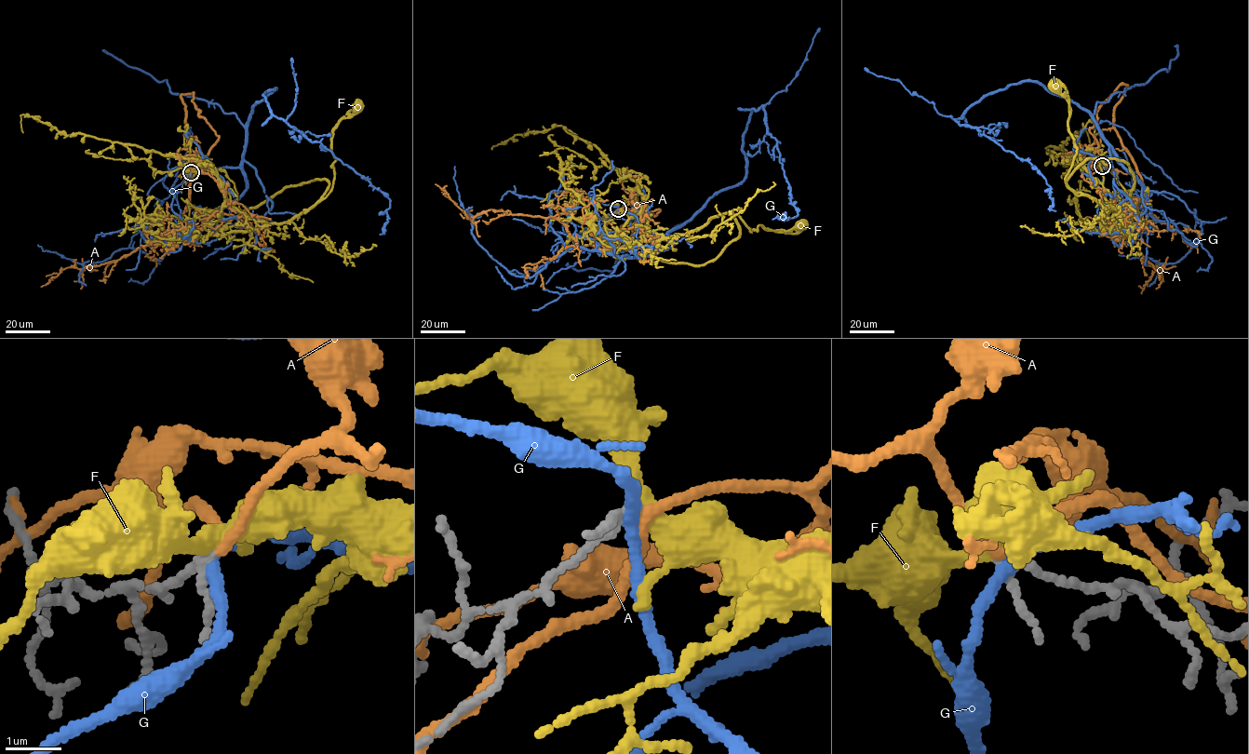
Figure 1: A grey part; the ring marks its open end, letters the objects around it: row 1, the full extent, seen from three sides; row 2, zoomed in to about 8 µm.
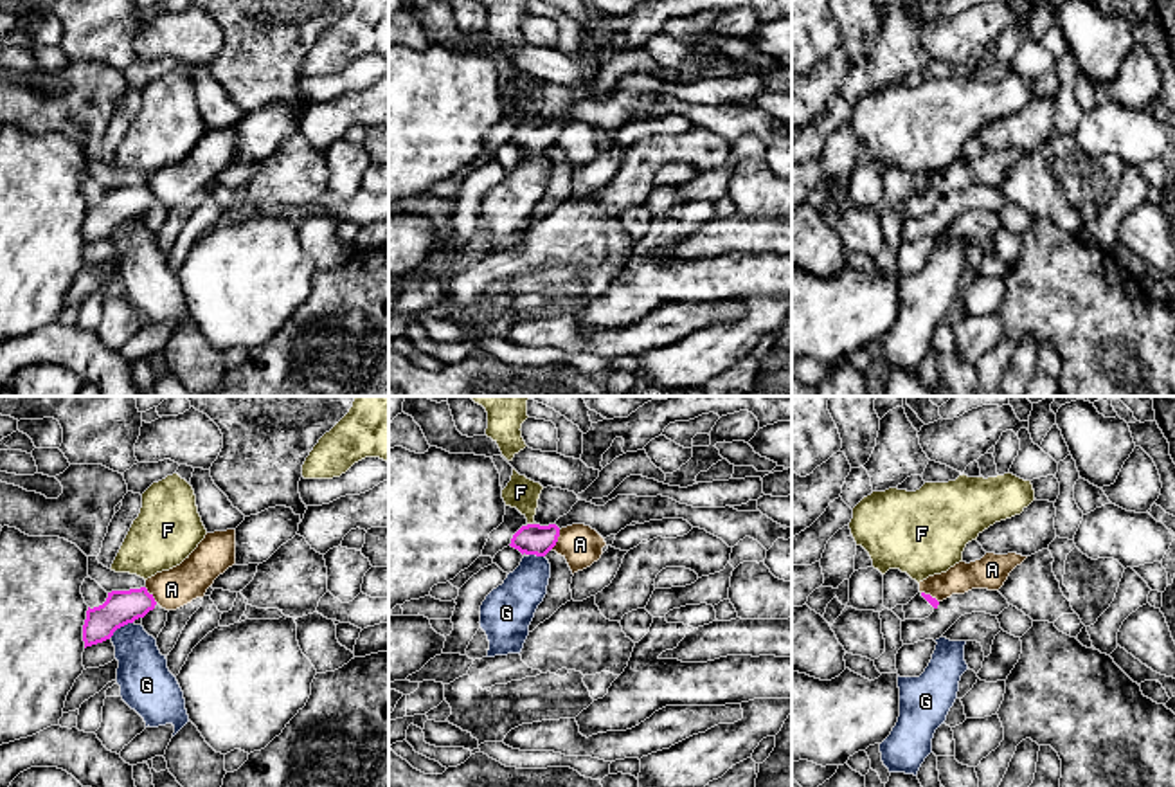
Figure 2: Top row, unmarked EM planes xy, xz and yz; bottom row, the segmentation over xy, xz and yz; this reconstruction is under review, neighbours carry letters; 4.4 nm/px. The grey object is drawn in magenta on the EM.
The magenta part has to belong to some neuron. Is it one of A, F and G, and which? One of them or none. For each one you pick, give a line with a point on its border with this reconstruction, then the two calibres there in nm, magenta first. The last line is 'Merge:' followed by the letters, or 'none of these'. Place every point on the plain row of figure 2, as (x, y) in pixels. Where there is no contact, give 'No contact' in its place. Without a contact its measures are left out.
Merge: none of these

